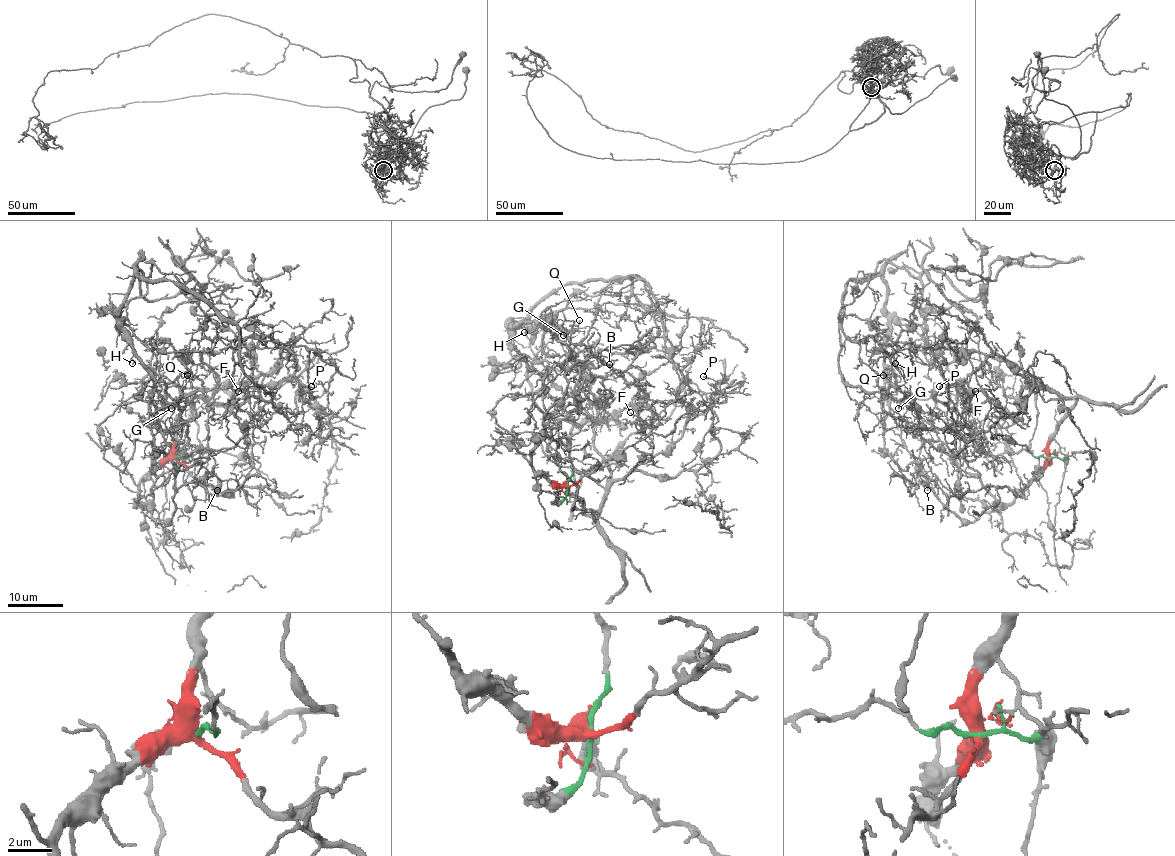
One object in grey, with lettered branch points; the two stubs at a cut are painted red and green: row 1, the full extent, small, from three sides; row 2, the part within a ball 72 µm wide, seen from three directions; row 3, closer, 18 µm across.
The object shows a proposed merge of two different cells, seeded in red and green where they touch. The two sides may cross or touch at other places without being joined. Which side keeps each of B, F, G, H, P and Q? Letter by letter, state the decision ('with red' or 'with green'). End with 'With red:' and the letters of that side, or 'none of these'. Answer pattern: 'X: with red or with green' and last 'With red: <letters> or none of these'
B: with red
F: with red
G: with green
H: with green
P: with red
Q: with green
With red: B, F, P

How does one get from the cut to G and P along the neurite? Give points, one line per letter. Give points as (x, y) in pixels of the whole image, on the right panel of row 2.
G: (1050, 458), (1034, 457), (1020, 450), (987, 455), (972, 439), (927, 423), (905, 401), (898, 408)
P: (1050, 458), (1050, 436), (1078, 397), (1033, 386), (1033, 377), (1019, 412), (963, 440), (940, 386)

